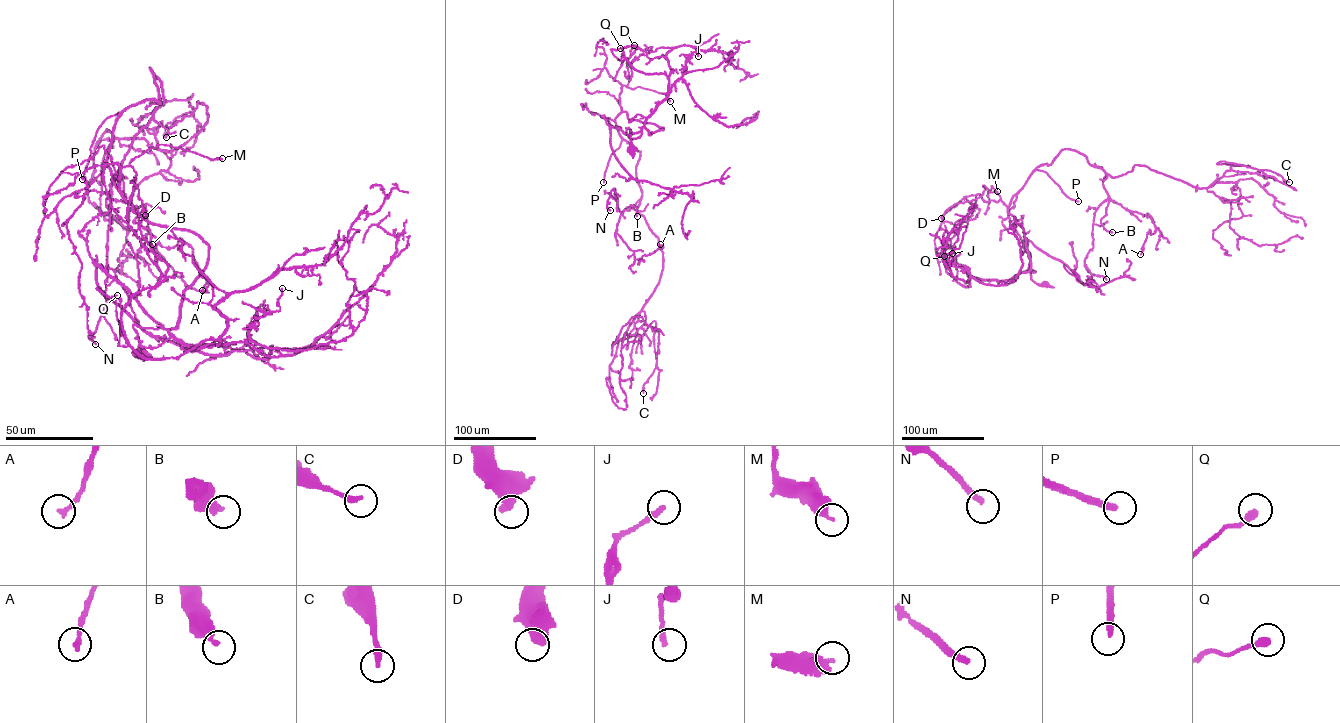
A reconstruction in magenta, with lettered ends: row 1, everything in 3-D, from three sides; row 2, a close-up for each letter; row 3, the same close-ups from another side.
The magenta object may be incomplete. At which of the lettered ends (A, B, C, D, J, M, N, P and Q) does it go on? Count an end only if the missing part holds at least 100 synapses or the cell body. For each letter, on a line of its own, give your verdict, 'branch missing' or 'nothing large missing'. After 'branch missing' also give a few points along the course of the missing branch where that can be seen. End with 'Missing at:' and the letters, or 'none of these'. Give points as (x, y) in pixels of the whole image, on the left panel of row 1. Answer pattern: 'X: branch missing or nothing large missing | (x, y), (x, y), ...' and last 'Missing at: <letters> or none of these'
A: nothing large missing
B: nothing large missing
C: nothing large missing
D: nothing large missing
J: nothing large missing
M: nothing large missing
N: nothing large missing
P: branch missing | (82, 179), (83, 186), (65, 206), (63, 254), (70, 300), (77, 309), (80, 328), (100, 358)
Q: nothing large missing
Missing at: P

